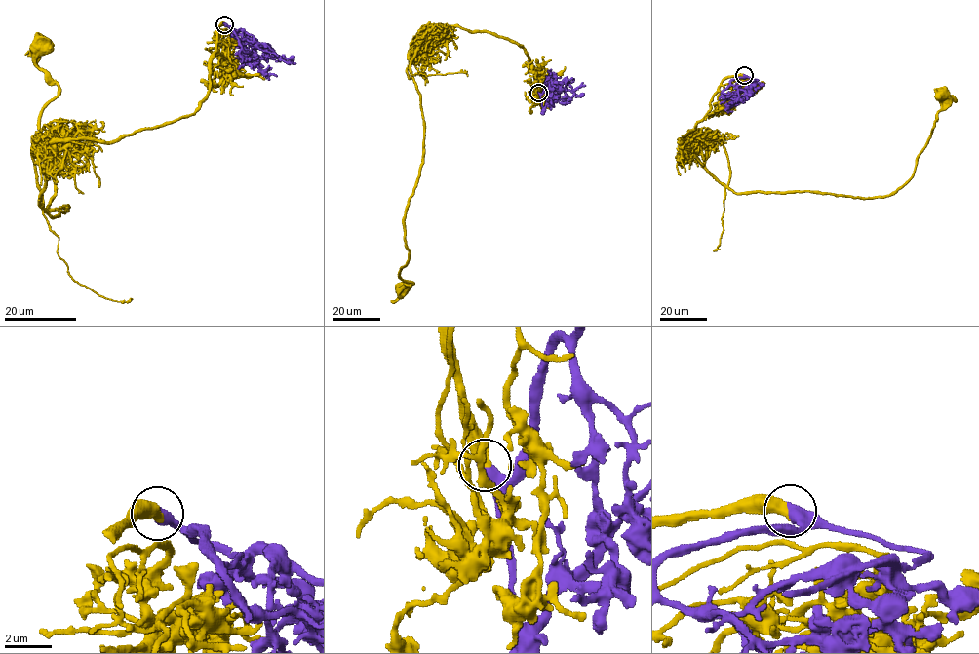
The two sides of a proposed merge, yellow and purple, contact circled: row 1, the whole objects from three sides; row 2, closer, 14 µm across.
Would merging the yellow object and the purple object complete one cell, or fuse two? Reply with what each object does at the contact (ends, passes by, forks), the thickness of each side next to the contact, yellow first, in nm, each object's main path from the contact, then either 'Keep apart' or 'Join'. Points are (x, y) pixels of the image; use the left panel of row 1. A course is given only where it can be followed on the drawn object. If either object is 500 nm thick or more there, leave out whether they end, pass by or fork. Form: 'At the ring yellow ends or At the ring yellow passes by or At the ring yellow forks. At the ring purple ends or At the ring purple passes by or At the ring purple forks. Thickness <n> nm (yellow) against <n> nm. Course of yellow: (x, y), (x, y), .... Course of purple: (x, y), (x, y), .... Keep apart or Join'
Thickness 550 nm (yellow) against 550 nm. Course of yellow: (224, 24), (193, 113), (67, 140), (53, 217), (40, 41). Course of purple: (224, 24), (236, 34), (241, 57), (264, 72), (277, 76). Join

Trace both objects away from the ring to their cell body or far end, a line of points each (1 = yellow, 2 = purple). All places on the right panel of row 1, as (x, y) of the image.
1: (744, 75), (726, 77), (710, 110), (679, 139), (737, 193), (889, 196), (912, 176), (941, 108), (942, 92)
2: (744, 75), (732, 79), (723, 91), (731, 100), (732, 106), (725, 110)

